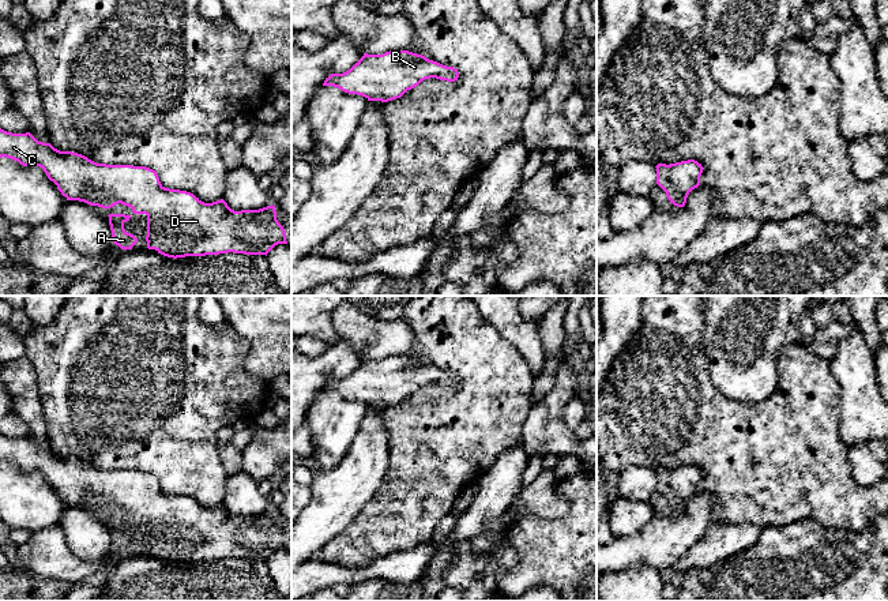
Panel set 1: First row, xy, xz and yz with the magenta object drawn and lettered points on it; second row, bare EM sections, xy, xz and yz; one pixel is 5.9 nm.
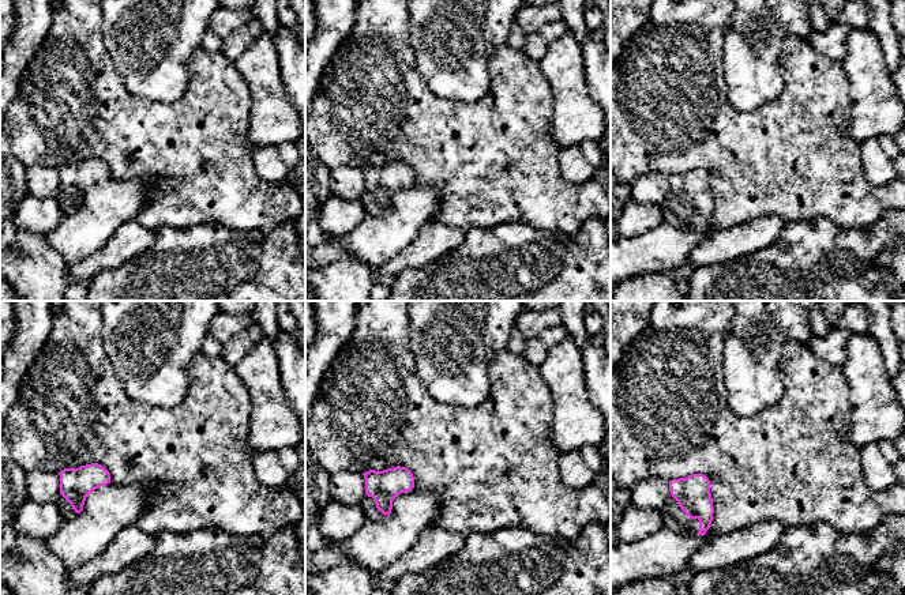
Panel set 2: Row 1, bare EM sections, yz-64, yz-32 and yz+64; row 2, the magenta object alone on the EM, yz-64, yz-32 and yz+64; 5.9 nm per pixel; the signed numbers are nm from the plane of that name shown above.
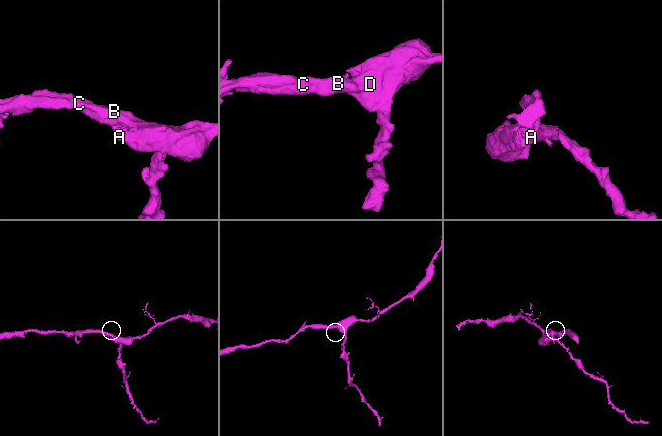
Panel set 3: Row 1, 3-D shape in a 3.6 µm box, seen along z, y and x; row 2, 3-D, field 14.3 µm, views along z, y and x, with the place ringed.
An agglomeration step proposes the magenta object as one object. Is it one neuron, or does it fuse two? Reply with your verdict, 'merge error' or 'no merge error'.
no merge error

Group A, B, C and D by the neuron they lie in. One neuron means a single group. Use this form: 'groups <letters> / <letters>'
groups A B C D

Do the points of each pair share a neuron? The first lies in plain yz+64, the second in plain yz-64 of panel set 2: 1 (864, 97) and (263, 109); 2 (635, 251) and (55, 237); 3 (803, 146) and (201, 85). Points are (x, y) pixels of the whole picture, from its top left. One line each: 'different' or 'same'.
1: same
2: same
3: same

